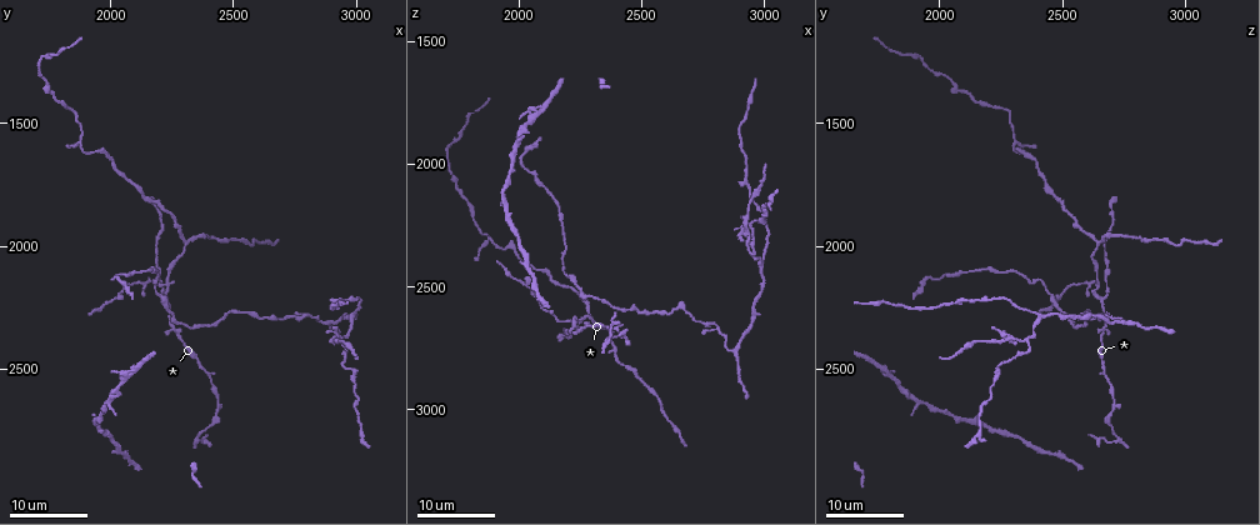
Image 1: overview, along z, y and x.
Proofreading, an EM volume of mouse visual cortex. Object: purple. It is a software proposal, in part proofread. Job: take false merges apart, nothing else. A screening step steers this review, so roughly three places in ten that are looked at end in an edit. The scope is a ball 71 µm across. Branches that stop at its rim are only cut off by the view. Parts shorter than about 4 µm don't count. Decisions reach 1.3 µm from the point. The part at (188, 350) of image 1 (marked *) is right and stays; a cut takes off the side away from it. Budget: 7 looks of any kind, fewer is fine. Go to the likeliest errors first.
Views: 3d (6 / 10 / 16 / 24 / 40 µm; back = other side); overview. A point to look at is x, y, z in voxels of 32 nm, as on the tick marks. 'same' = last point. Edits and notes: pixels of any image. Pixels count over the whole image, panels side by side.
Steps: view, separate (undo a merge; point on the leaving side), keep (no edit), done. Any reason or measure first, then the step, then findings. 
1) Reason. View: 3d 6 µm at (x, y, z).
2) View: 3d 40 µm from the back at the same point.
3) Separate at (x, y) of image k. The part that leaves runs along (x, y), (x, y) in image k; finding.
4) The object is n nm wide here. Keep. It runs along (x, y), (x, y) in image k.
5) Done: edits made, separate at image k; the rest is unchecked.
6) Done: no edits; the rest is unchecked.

Four-way junction. View: 3d 24 µm at (2940, 2380, 2340).

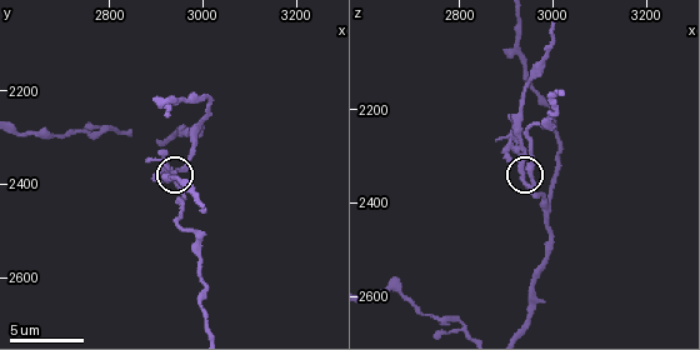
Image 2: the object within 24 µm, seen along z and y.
View: 3d 10 µm at the same point.

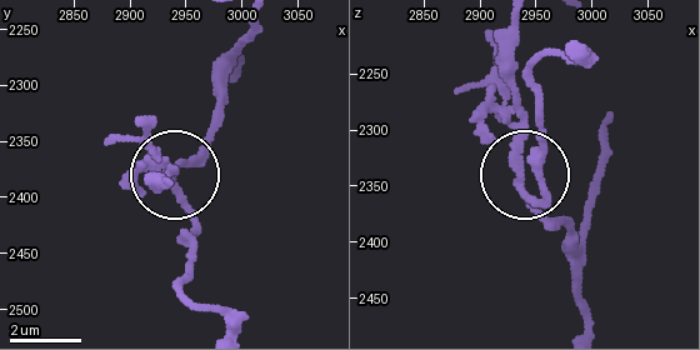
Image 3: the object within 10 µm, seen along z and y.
Separate at (176, 175) of image 3. The part that leaves runs along (515, 183), (525, 131), (515, 24) in image 3; a second cell is stuck on.

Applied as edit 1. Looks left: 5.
View: overview.

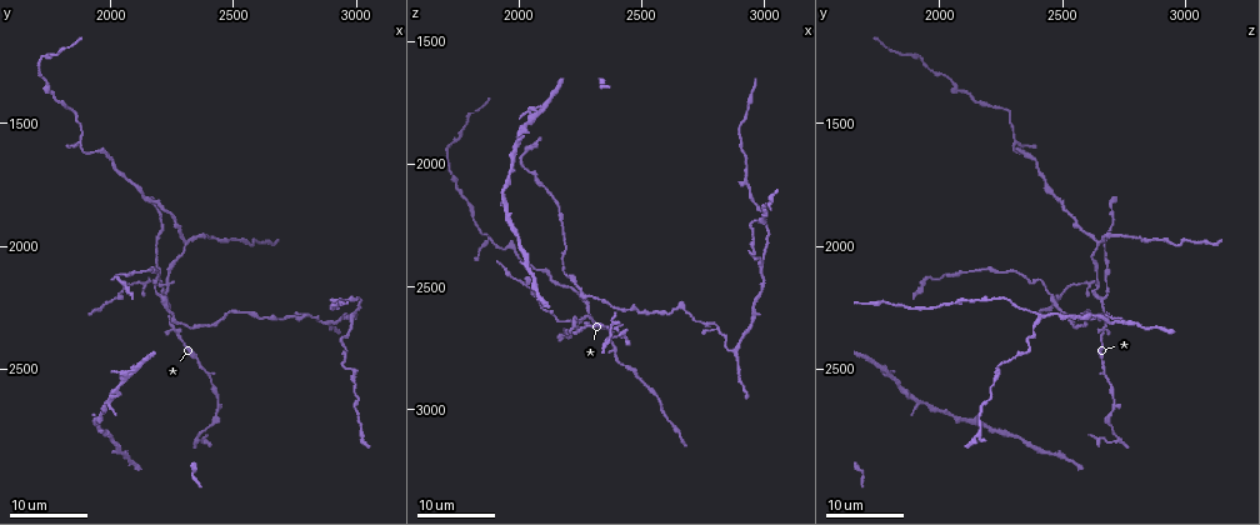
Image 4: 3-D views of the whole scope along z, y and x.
Three-way junction. View: 3d 24 µm at (2270, 2340, 2650).

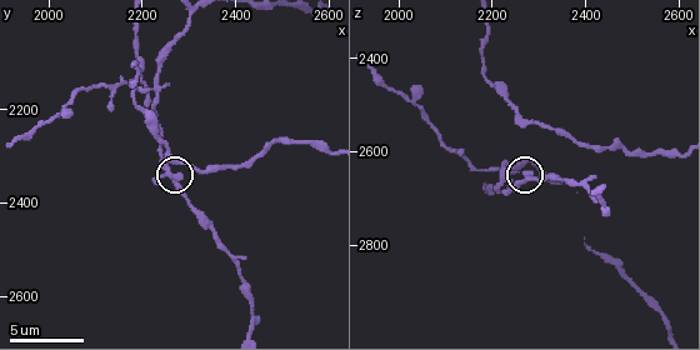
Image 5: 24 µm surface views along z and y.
View: 3d 6 µm at the same point.

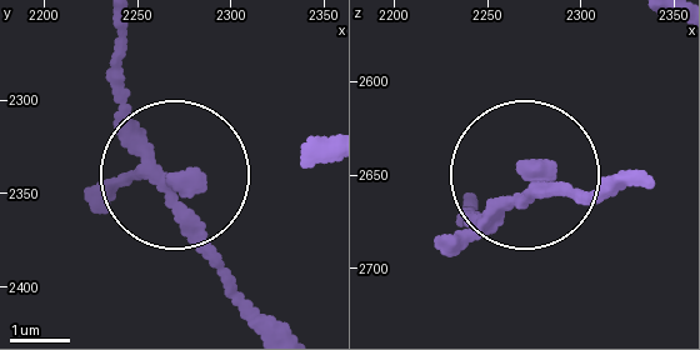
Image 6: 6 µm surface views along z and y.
Keep. It runs along (260, 320), (131, 126), (116, 71) in image 6; continuous, no second cell.

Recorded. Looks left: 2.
Two arms in line, one across. View: 3d 24 µm at (2900, 2320, 2750).

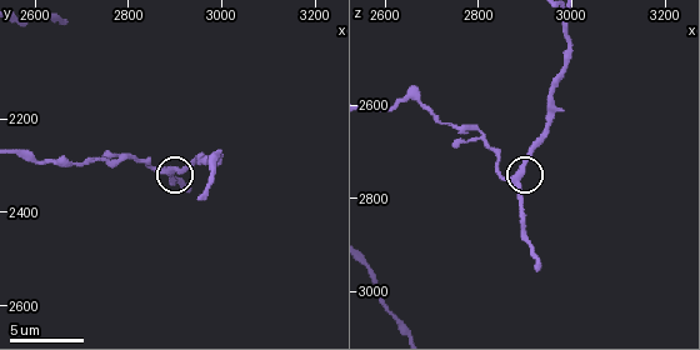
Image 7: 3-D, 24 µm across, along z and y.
View: 3d 6 µm at (2890, 2305, 2750).

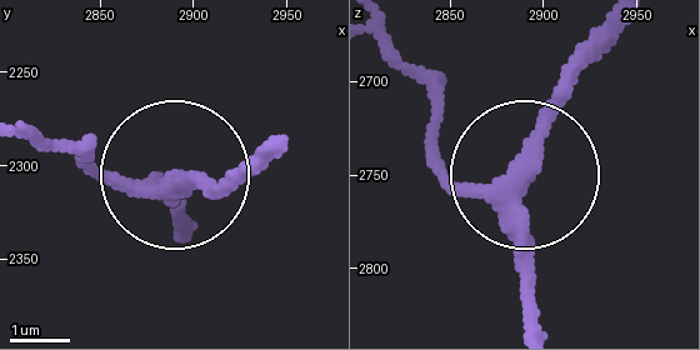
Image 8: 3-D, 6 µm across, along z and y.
Keep. It runs along (29, 131), (119, 176), (174, 176), (179, 216) in image 8; continuous, no second cell.

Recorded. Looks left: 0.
Done: edits made, separate at image 3; the rest is unchecked.

